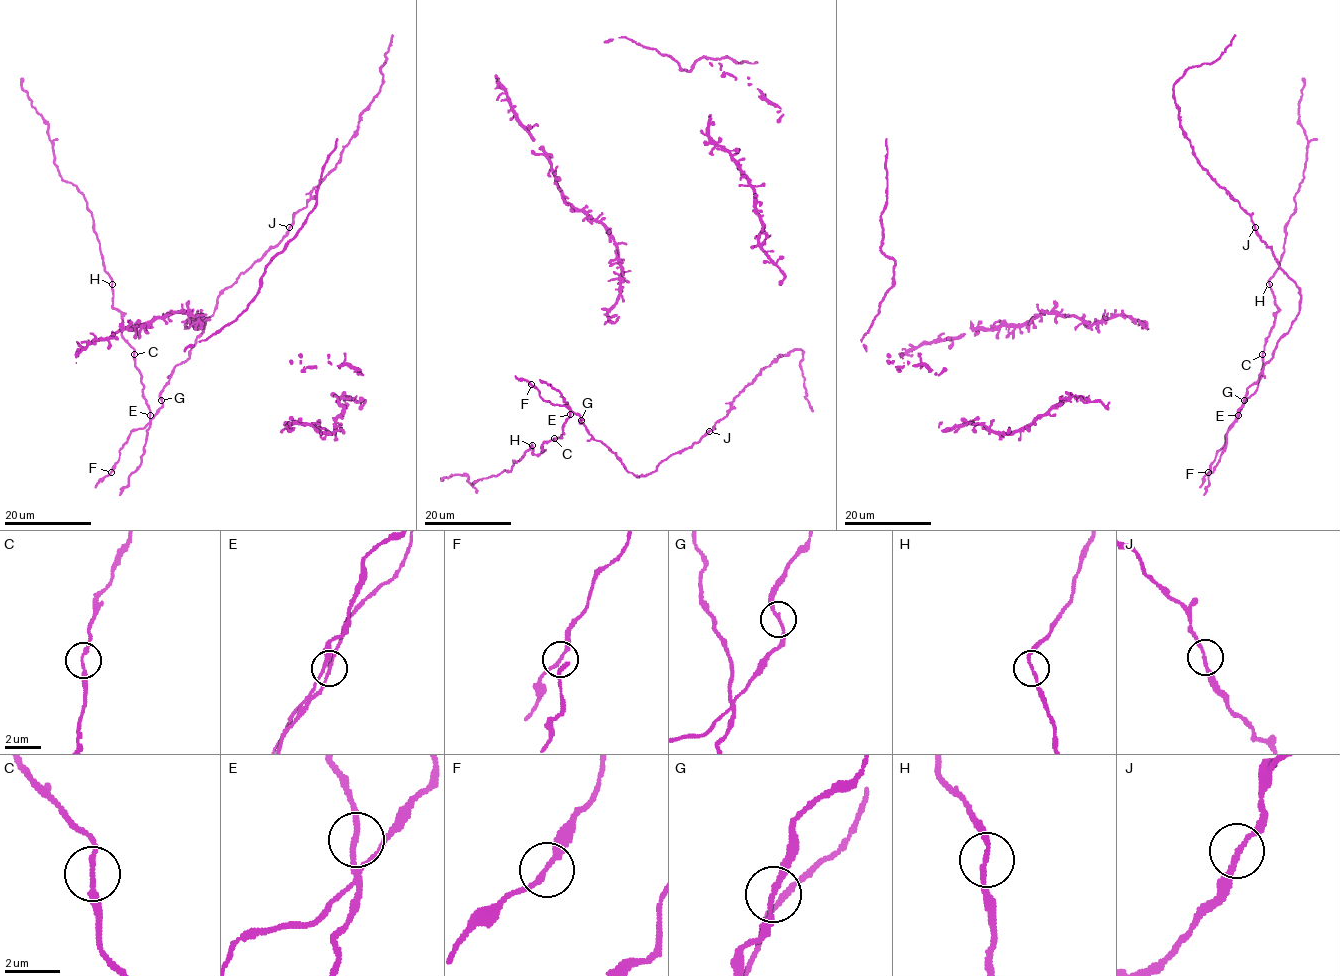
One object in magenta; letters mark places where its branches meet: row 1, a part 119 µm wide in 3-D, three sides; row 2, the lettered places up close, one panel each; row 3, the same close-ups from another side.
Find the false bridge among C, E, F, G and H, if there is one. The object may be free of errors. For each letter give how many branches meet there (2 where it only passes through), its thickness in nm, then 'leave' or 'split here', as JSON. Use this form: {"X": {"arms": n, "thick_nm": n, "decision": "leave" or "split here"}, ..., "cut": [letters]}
{"C": {"arms": 2, "thick_nm": 180, "decision": "leave"}, "E": {"arms": 2, "thick_nm": 180, "decision": "leave"}, "F": {"arms": 2, "thick_nm": 200, "decision": "leave"}, "G": {"arms": 2, "thick_nm": 170, "decision": "leave"}, "H": {"arms": 2, "thick_nm": 170, "decision": "leave"}, "cut": []}

